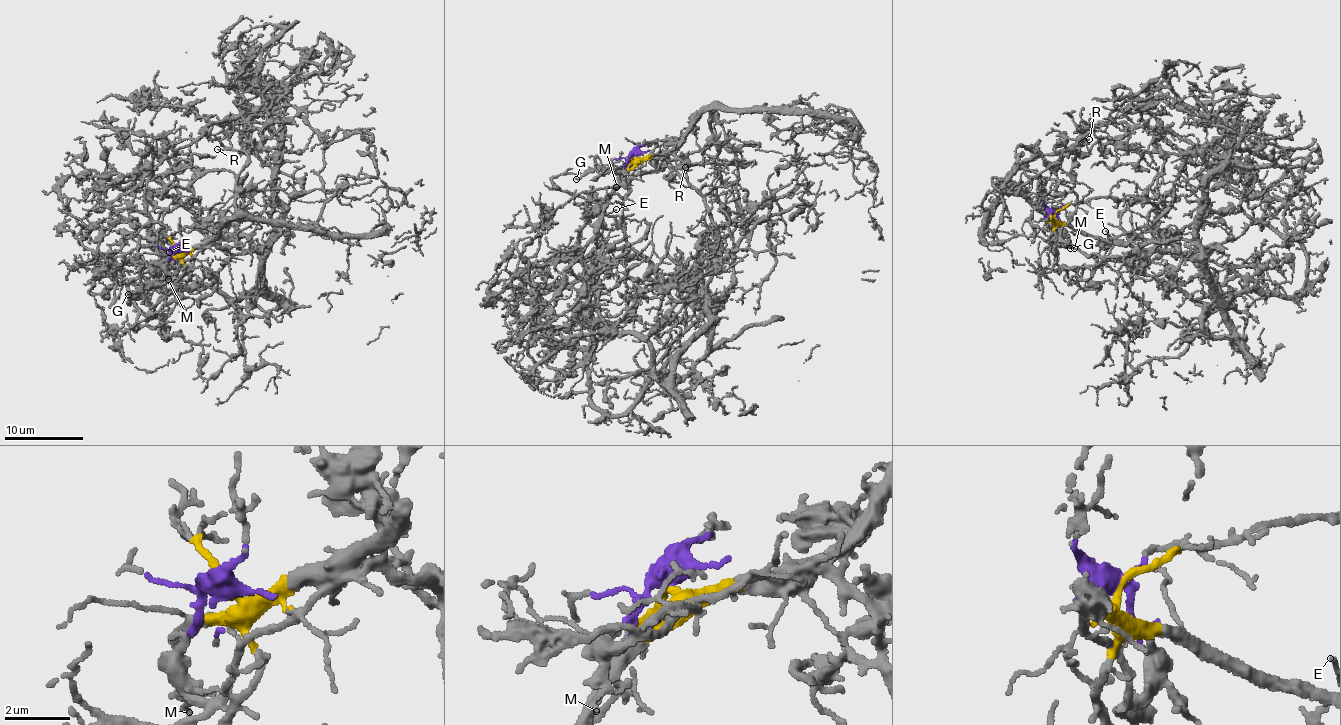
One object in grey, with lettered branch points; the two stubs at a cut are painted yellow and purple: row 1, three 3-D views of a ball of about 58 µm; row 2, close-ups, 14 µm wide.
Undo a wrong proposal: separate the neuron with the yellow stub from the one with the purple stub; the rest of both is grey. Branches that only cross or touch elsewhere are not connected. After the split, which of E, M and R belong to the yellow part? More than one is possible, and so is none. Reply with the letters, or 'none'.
E, R

